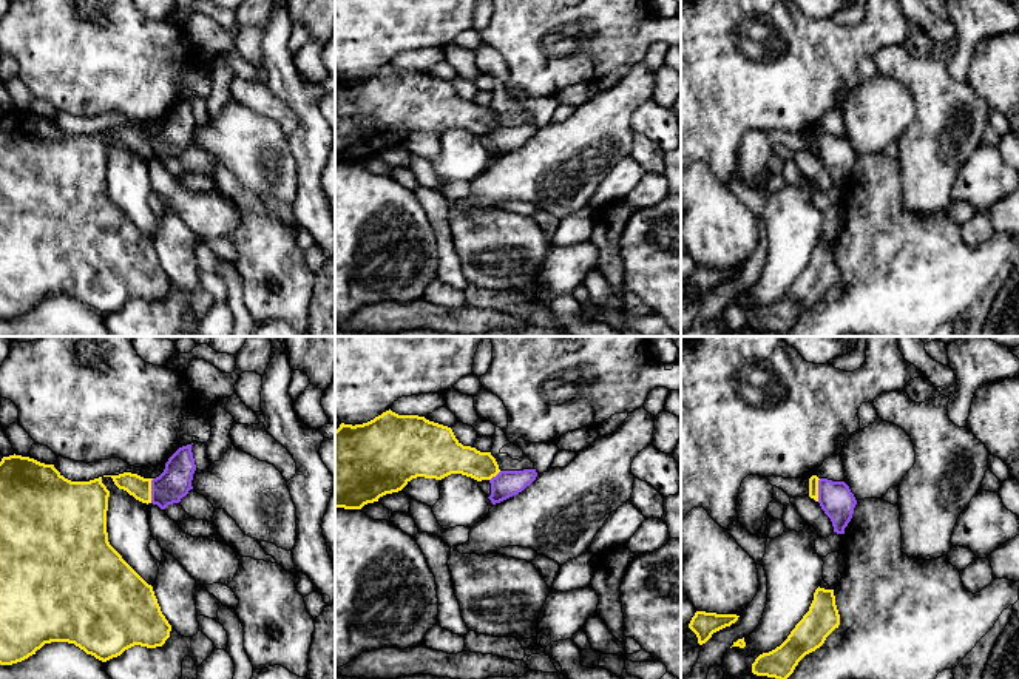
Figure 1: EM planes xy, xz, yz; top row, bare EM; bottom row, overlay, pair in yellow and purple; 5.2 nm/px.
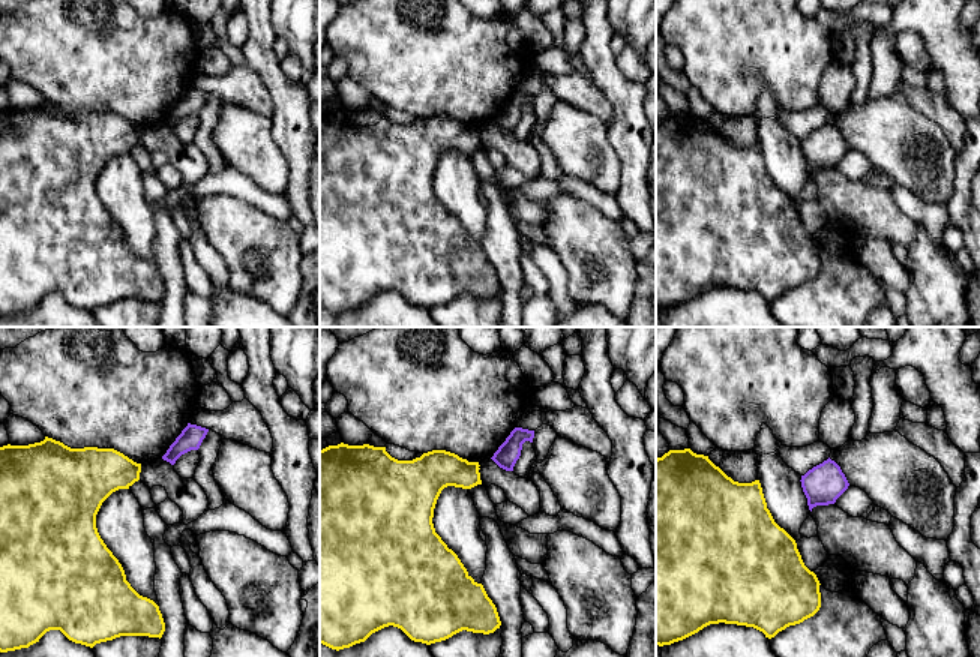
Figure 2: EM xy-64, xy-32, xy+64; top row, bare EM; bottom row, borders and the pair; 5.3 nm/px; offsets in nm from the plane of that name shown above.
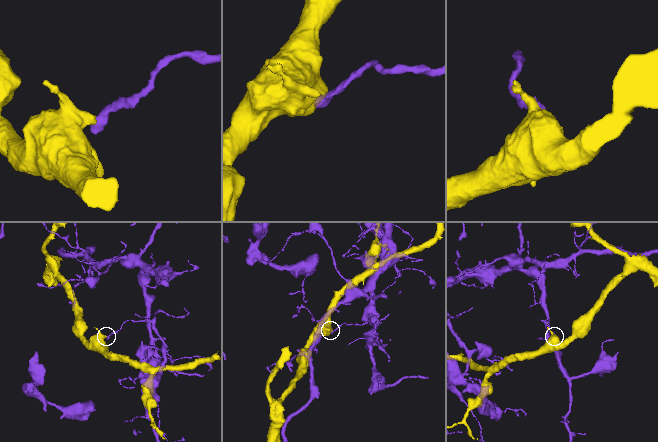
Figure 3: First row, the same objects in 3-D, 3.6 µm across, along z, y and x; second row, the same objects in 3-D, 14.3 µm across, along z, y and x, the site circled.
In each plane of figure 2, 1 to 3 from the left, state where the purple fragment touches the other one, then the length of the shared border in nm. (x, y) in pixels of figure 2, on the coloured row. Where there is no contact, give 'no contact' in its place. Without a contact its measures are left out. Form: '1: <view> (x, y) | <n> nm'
1: no contact
2: no contact
3: no contact

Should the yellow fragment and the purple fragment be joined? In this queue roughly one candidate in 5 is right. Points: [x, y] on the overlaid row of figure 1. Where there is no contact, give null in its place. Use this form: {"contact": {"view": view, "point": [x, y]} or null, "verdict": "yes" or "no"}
{"contact": {"view": "xy", "point": [150, 491]}, "verdict": "no"}

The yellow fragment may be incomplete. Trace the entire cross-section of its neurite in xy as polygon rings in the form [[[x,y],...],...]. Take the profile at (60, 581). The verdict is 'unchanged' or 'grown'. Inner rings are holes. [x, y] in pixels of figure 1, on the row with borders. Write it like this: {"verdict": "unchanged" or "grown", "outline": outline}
{"verdict": "unchanged", "outline": [[[9,455],[0,461],[0,665],[12,665],[36,654],[45,644],[74,644],[107,662],[140,645],[162,647],[171,625],[148,585],[110,545],[107,511],[110,491],[102,477],[71,481],[54,464]]]}

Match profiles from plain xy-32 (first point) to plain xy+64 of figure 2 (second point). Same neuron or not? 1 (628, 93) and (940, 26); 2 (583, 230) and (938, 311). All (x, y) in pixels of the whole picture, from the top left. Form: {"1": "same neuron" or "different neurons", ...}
{"1": "different neurons", "2": "same neuron"}

